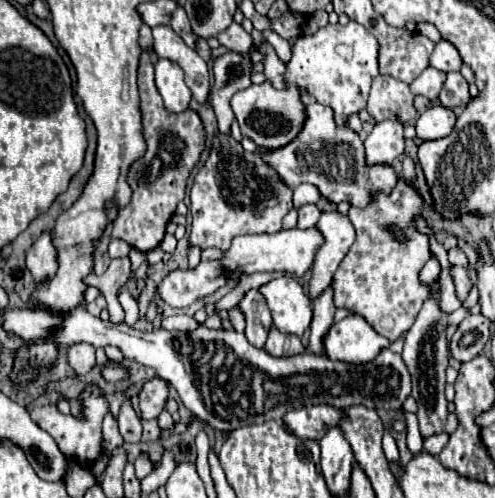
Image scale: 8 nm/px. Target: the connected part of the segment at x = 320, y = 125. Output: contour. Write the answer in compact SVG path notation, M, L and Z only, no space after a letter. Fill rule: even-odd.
M303 94L303 104L307 106L307 120L299 136L287 146L263 154L263 160L271 164L283 178L289 188L297 188L303 182L309 182L319 188L319 192L331 202L349 202L351 206L367 206L371 202L373 190L391 192L397 184L397 172L387 164L365 166L363 140L349 126L337 126L333 120L333 110L321 106L309 94Z

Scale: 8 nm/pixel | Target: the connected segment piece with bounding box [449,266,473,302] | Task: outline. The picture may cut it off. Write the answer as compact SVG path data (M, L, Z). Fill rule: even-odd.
M451 266L449 268L449 274L455 282L455 290L457 290L457 298L463 302L467 298L467 294L471 292L471 278L469 278L469 272L467 268L461 268L461 266Z

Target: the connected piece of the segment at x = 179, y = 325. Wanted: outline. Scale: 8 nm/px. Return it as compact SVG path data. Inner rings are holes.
M165 316L163 320L161 320L161 328L165 328L165 330L185 330L185 332L189 332L189 330L195 330L199 324L191 318L191 316Z

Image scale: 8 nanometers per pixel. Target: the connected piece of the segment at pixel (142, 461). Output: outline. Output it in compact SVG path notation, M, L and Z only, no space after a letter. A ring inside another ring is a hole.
M141 454L137 460L134 462L135 474L139 480L145 478L145 476L149 475L149 472L153 470L153 464L149 462L149 458L147 458L147 454Z

